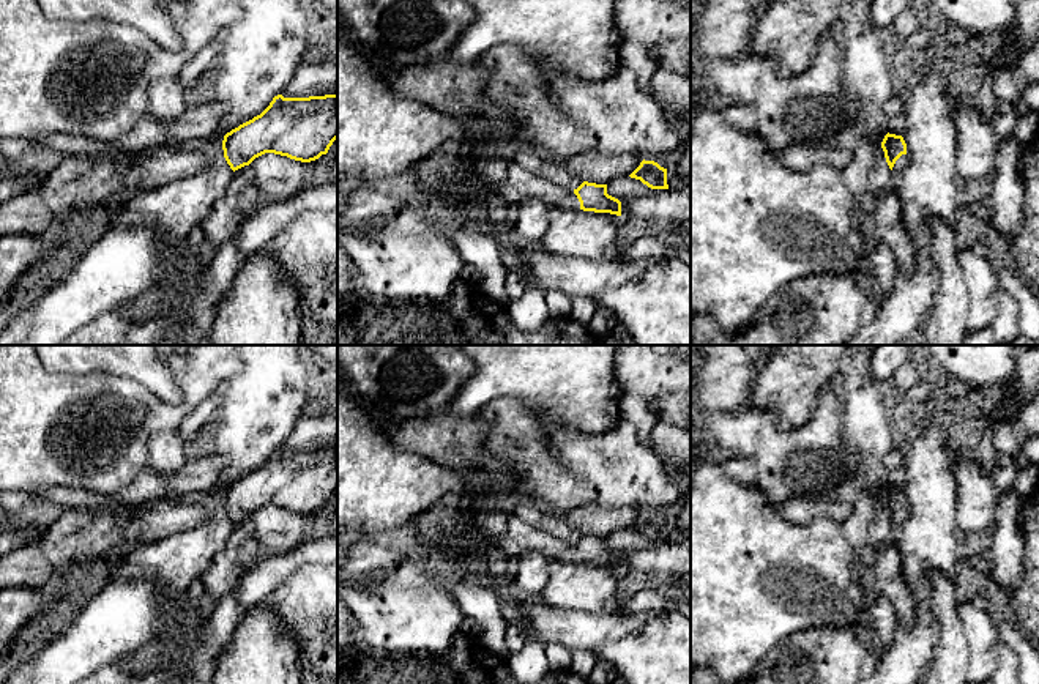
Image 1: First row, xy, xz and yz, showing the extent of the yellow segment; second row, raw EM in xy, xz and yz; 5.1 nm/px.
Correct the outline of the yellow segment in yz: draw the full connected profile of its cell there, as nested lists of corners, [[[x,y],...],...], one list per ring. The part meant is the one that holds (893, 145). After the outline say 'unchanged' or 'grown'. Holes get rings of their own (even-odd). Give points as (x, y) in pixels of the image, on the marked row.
[[[888,132],[881,142],[881,148],[892,173],[896,177],[902,173],[908,165],[907,143],[903,137]]]; grown

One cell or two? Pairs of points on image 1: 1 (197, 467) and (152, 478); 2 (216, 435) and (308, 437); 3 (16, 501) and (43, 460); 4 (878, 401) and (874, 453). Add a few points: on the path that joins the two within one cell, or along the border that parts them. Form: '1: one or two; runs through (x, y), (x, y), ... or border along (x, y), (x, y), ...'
1: one; runs through (186, 478), (183, 481), (163, 481)
2: two; border along (305, 412), (279, 446)
3: two; border along (16, 489), (30, 495)
4: one; runs through (874, 413), (874, 440)

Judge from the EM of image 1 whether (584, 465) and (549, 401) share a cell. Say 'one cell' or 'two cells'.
two cells

